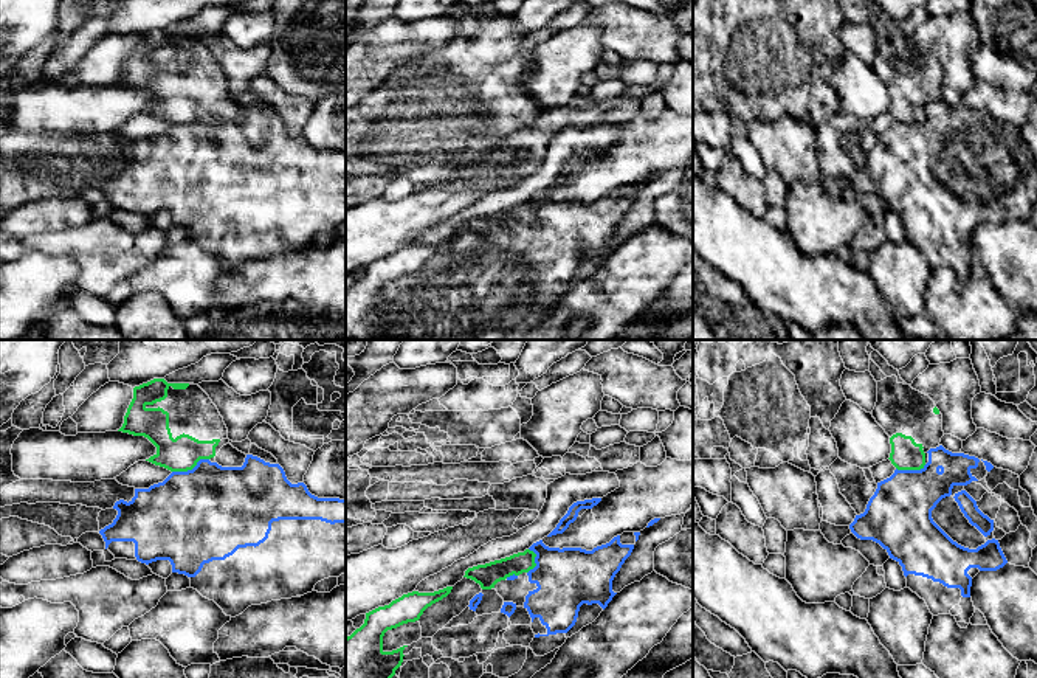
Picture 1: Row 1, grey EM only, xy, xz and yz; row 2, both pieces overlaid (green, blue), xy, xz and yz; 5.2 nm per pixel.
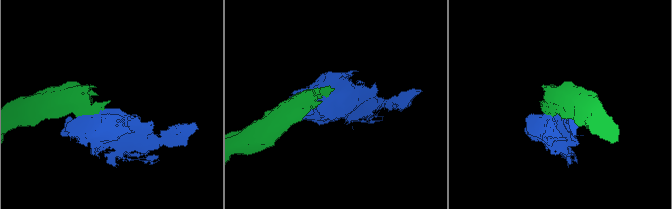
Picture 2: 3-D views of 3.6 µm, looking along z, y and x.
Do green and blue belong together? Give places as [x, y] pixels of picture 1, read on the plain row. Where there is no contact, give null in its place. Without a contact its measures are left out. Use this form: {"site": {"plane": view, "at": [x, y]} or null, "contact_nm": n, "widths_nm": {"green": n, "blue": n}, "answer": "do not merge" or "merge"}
{"site": {"plane": "xy", "at": [189, 121]}, "contact_nm": 200, "widths_nm": {"green": 180, "blue": 480}, "answer": "do not merge"}

